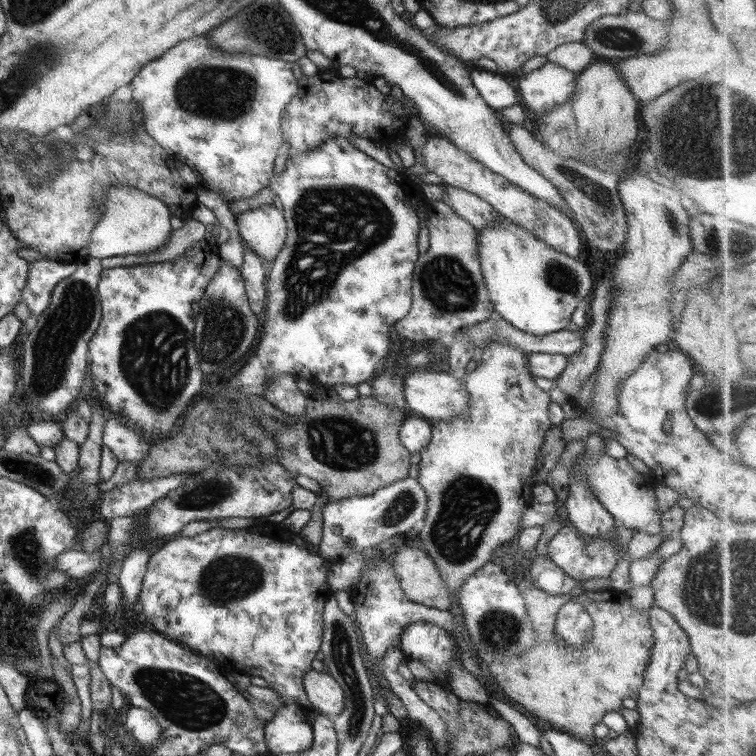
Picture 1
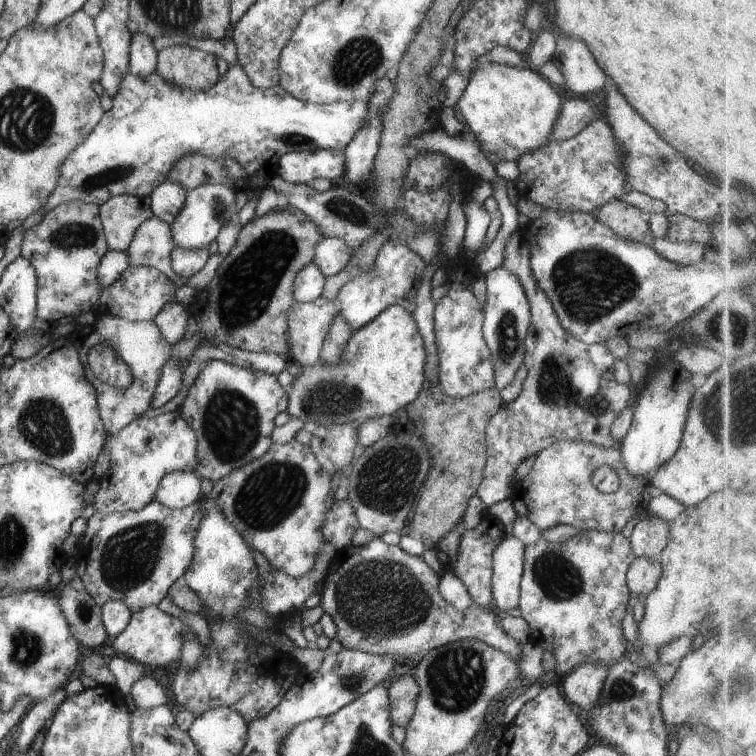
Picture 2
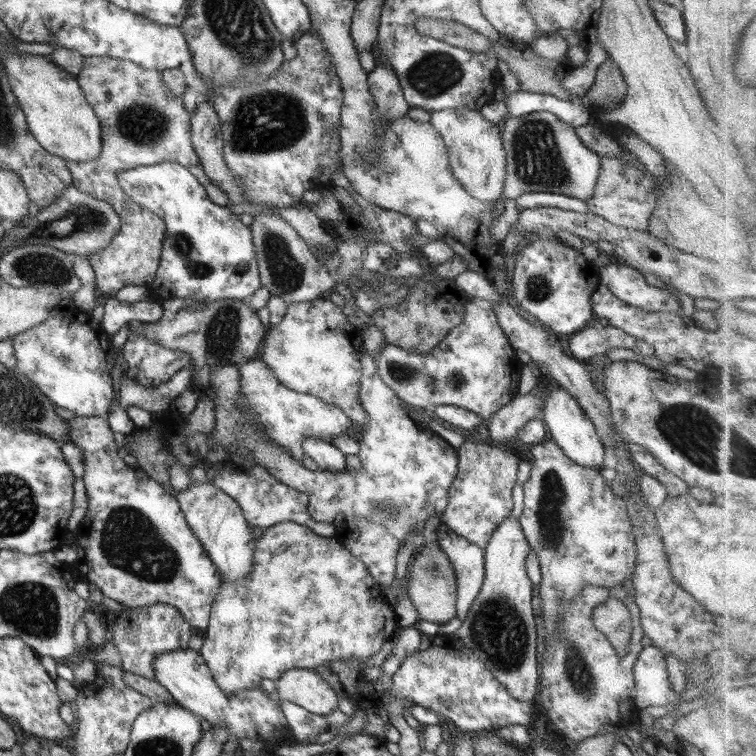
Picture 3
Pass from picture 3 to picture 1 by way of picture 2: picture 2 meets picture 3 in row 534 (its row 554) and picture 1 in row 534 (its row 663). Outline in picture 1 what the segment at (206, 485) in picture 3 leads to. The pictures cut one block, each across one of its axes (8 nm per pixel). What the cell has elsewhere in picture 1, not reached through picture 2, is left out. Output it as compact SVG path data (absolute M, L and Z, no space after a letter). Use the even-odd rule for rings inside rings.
M214 527L196 536L178 535L167 539L167 542L150 556L147 572L142 584L142 591L139 595L139 602L142 604L142 612L146 620L154 626L158 634L188 647L200 655L204 655L213 660L222 660L224 666L235 666L250 676L261 676L268 682L268 687L272 689L284 701L284 705L275 712L274 718L265 726L265 743L268 750L274 754L286 753L296 754L310 749L313 743L312 720L314 720L314 710L311 710L309 699L303 688L304 675L312 669L312 660L316 658L316 653L321 651L323 637L323 609L325 602L333 597L333 592L329 586L329 575L331 574L332 563L325 560L319 554L319 548L302 540L299 535L290 536L290 540L279 540L278 537L271 538L263 535L259 528L246 527L245 529L227 529L224 527Z

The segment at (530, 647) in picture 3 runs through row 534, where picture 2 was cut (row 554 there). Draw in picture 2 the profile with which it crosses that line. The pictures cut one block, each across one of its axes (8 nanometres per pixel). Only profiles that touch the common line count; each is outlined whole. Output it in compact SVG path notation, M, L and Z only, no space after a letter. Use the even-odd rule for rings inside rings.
M504 535L492 553L491 591L500 610L519 605L520 583L525 563L525 545L514 535Z

